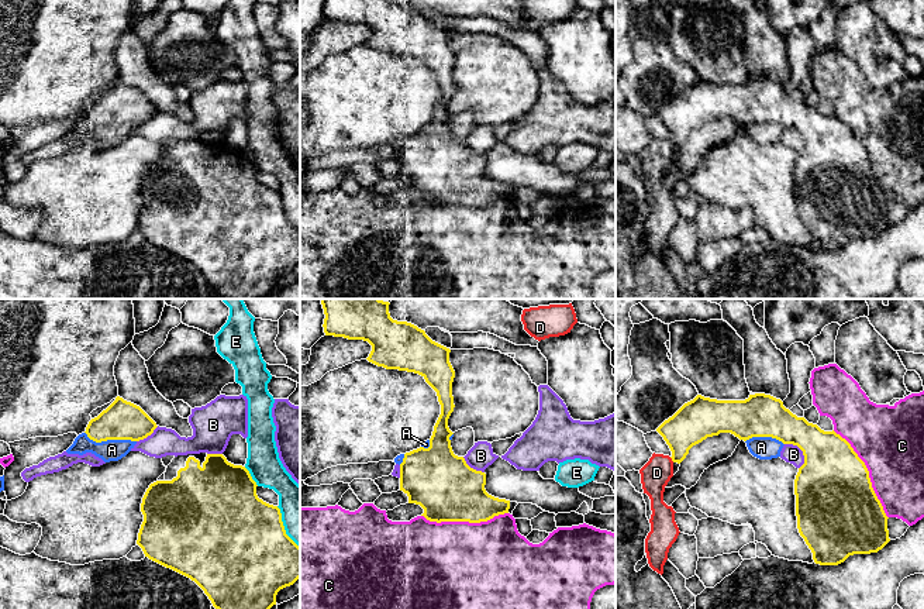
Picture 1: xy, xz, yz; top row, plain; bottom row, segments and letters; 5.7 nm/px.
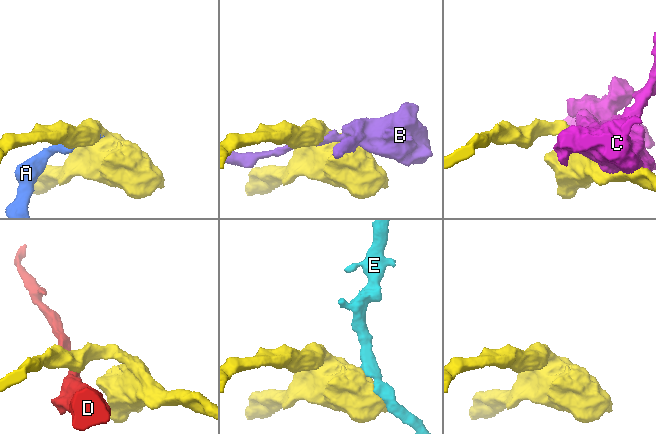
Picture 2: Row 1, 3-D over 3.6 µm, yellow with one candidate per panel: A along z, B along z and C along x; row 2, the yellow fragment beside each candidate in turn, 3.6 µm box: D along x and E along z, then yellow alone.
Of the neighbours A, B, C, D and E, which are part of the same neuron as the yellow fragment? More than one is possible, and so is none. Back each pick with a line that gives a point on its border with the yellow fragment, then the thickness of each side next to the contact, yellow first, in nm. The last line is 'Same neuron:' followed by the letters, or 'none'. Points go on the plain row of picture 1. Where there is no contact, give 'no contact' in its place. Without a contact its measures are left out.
Same neuron: none

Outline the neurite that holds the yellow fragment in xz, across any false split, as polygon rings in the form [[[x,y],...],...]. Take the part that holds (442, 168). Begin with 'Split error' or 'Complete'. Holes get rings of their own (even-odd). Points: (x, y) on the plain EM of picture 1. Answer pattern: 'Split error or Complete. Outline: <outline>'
Complete. Outline: [[[325,0],[325,20],[363,24],[372,30],[366,42],[386,54],[399,54],[421,59],[437,76],[441,99],[434,110],[430,131],[420,131],[404,138],[400,148],[400,175],[408,180],[408,187],[420,189],[430,206],[469,206],[480,207],[494,200],[508,197],[510,185],[489,179],[485,173],[486,158],[470,152],[463,141],[454,138],[448,103],[454,96],[452,66],[455,55],[449,47],[451,34],[432,25],[424,14],[407,6],[393,4],[390,0]]]

